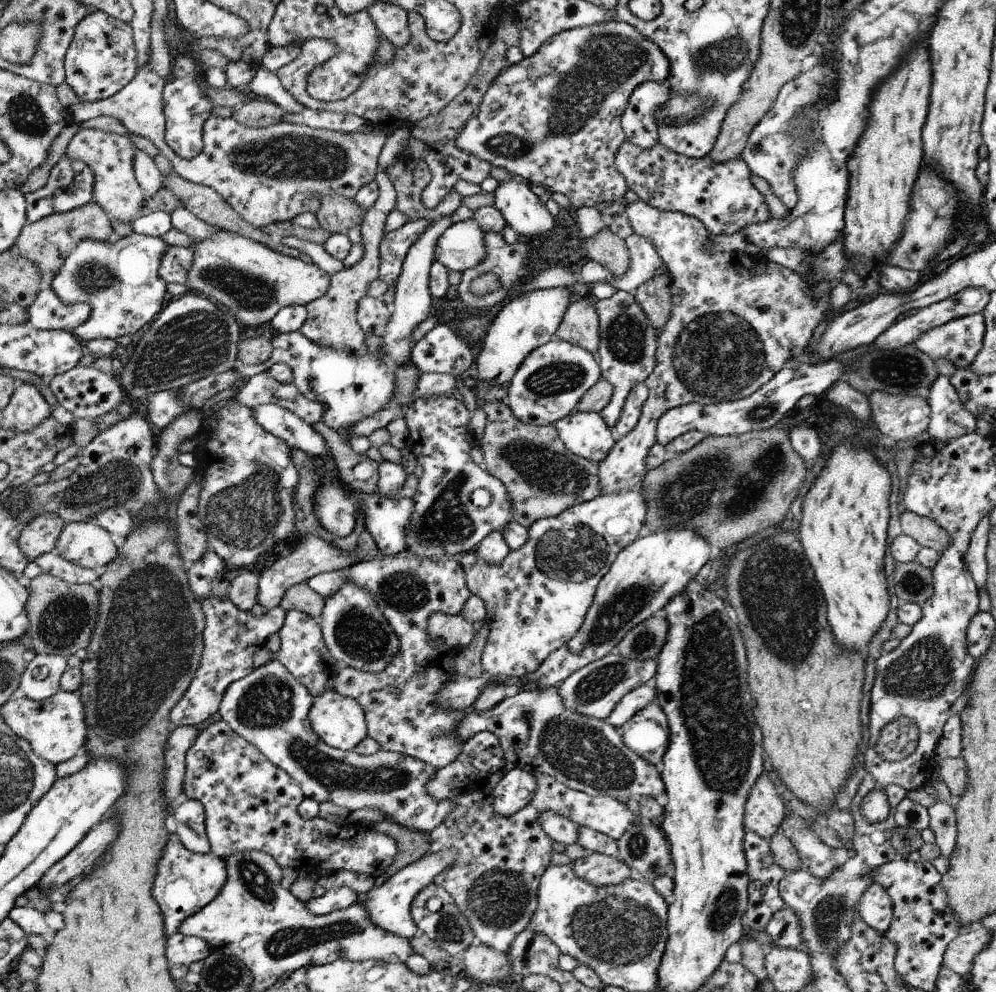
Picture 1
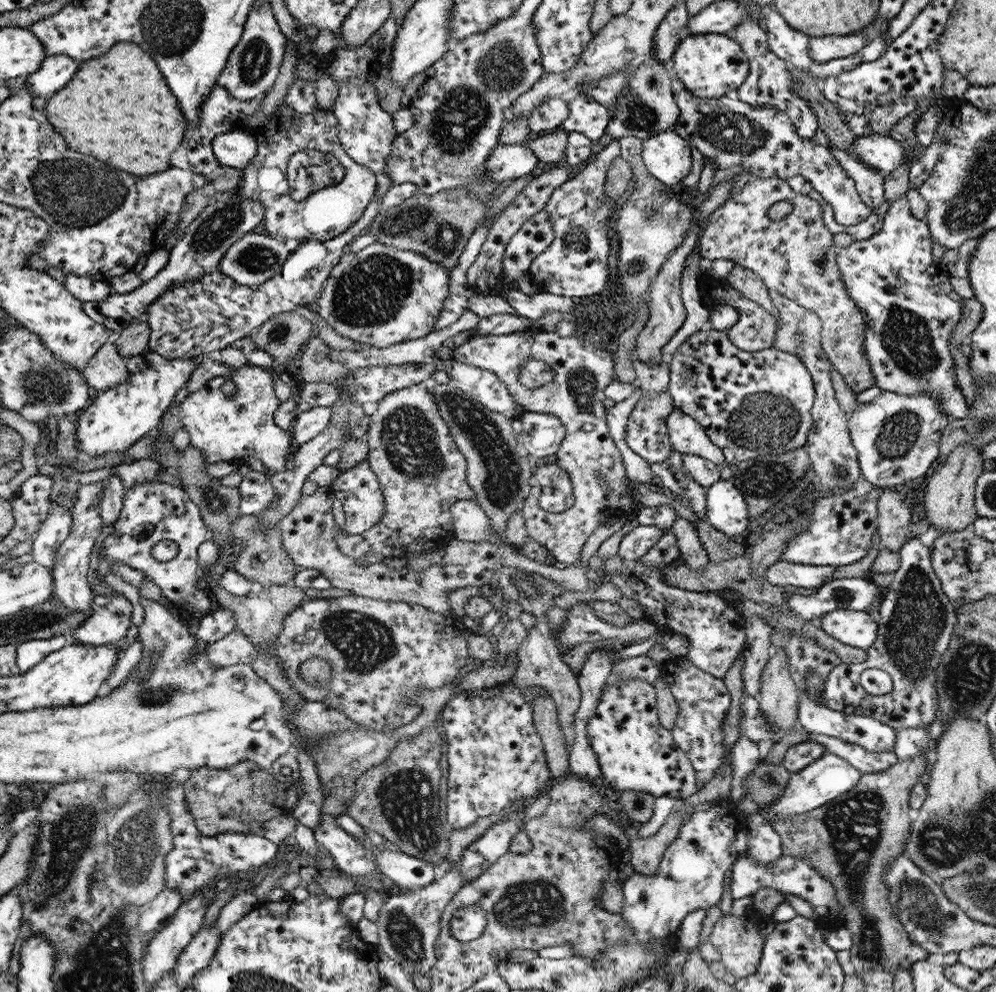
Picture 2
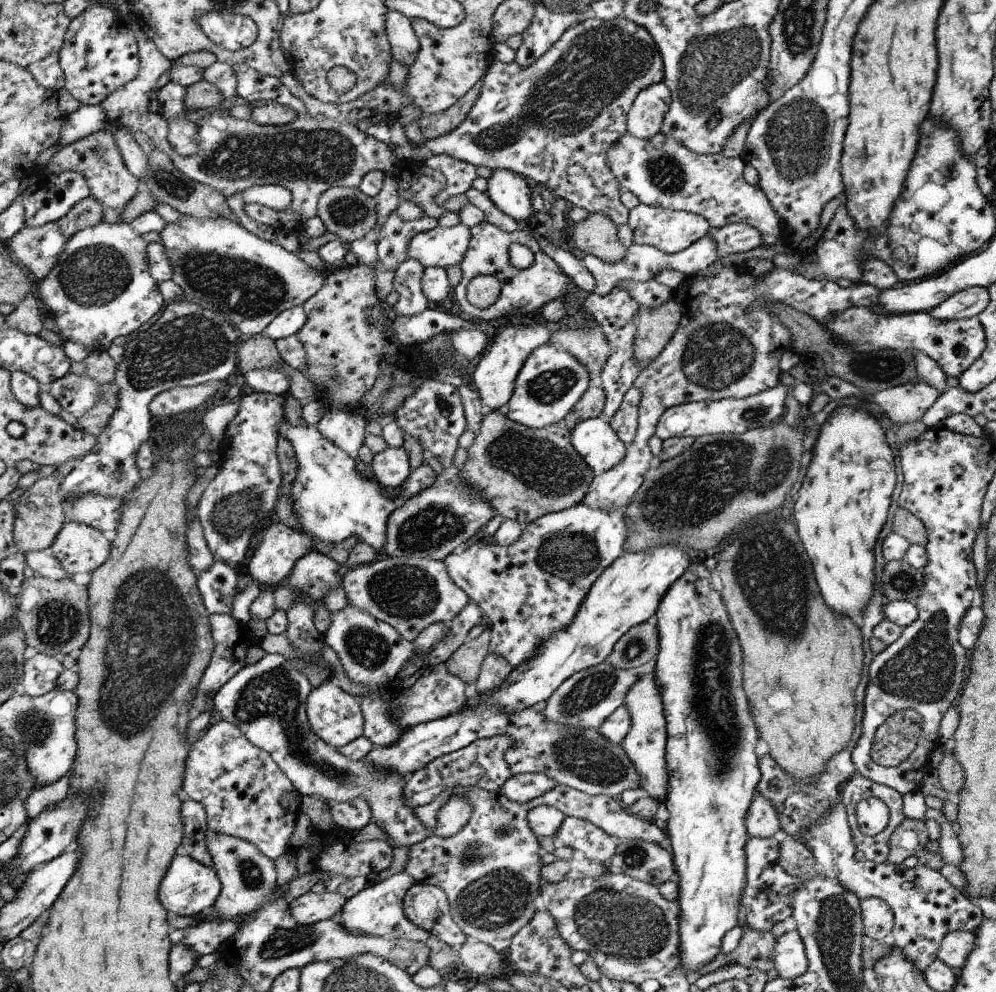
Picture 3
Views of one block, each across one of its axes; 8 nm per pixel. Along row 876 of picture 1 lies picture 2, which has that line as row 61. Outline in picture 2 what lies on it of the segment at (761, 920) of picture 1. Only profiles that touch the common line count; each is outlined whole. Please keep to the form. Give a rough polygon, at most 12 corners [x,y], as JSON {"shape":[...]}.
{"shape":[[747,16],[730,36],[750,62],[738,99],[770,105],[811,139],[819,128],[793,93],[788,64],[770,50],[762,24]]}

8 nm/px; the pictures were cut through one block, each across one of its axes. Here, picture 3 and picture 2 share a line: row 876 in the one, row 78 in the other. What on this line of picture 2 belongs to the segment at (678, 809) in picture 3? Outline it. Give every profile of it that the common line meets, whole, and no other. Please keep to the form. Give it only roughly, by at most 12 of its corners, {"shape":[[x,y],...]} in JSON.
{"shape":[[730,35],[684,36],[674,70],[695,97],[718,98],[747,79]]}

